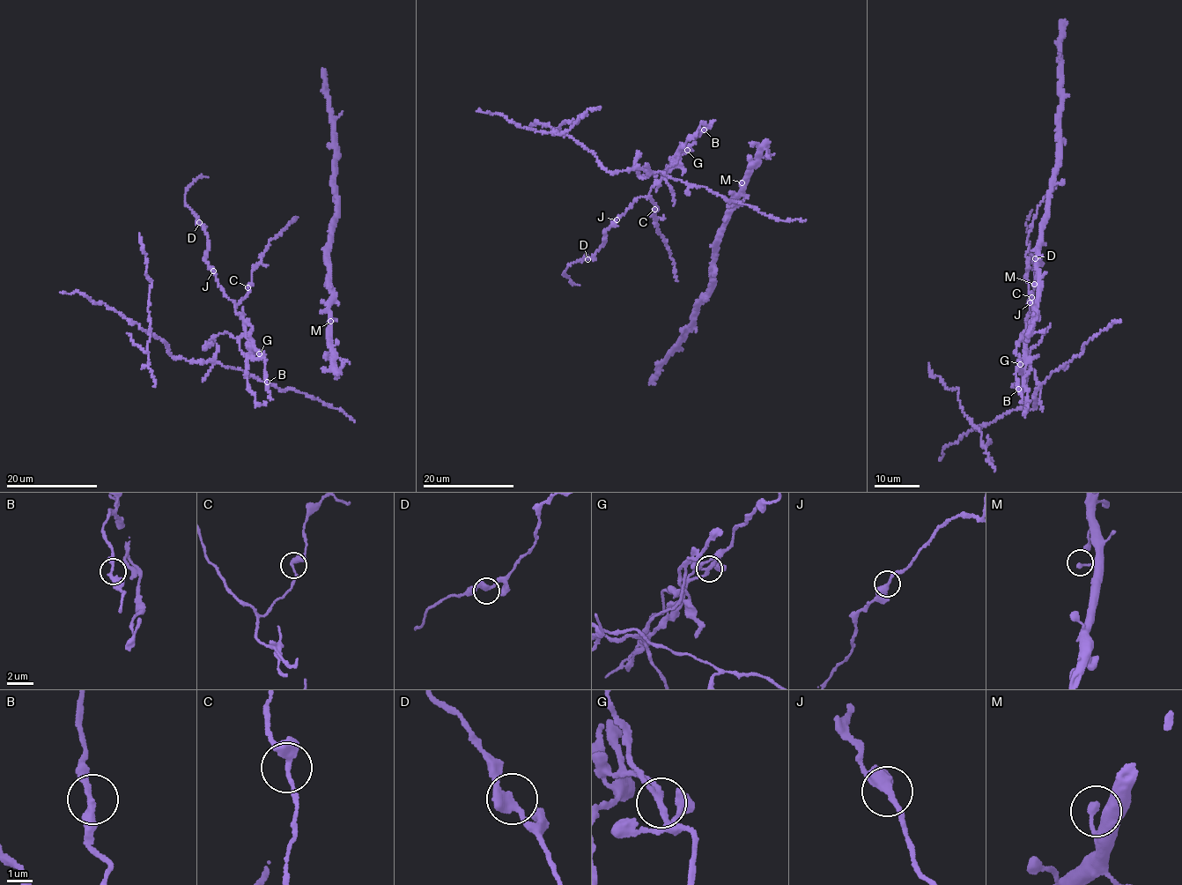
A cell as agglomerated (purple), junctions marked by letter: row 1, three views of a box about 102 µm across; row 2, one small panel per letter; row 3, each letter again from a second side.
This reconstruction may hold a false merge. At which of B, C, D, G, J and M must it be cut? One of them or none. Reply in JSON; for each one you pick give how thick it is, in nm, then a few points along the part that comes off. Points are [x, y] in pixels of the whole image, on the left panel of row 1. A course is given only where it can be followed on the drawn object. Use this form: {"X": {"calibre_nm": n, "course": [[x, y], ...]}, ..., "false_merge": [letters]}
{"G": {"calibre_nm": 260, "course": [[260, 353], [248, 349], [247, 360], [225, 333], [211, 361], [173, 358], [104, 303], [61, 293]]}, "false_merge": ["G"]}

